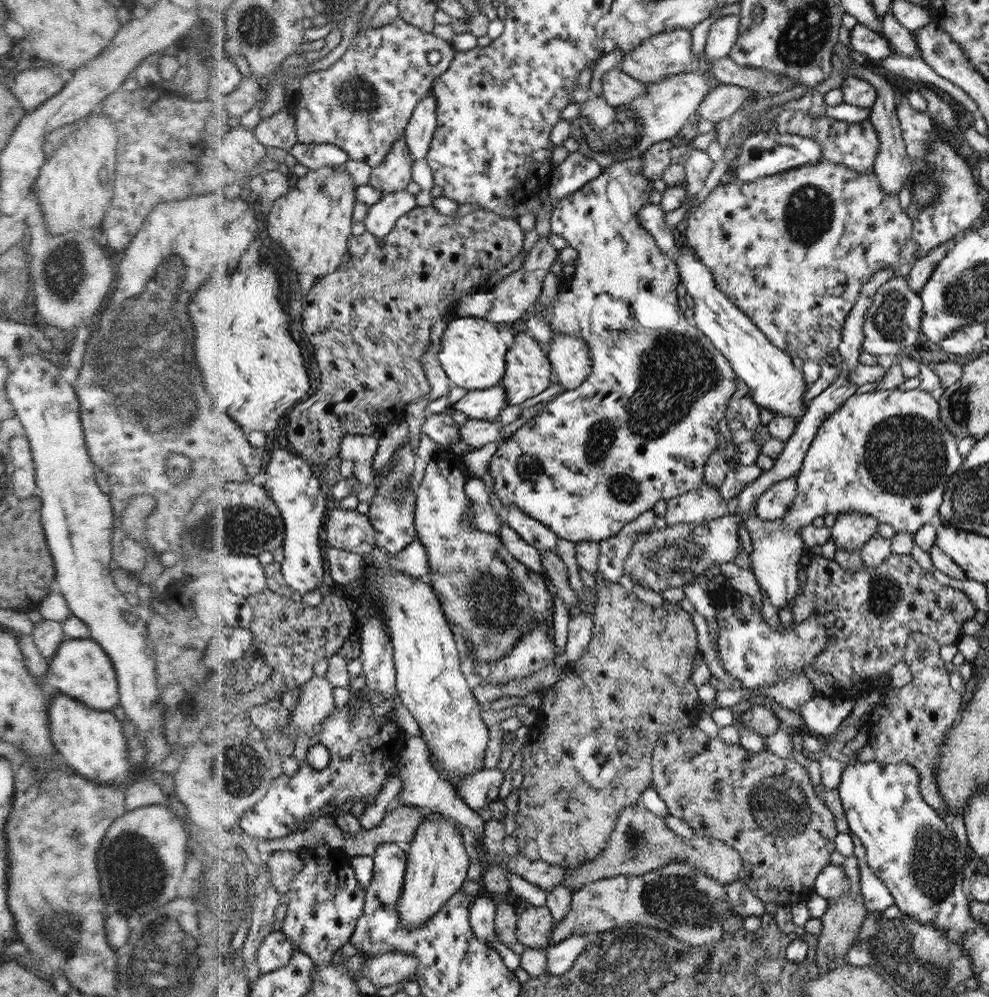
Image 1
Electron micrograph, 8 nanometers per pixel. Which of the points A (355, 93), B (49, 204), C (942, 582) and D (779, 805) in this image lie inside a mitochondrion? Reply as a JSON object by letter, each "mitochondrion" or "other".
{"A":"mitochondrion","B":"other","C":"other","D":"mitochondrion"}

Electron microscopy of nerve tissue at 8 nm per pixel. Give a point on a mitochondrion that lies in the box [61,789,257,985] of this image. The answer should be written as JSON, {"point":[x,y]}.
{"point":[130,860]}

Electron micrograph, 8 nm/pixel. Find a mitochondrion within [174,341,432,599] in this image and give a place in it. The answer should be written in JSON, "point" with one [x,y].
{"point":[243,527]}

